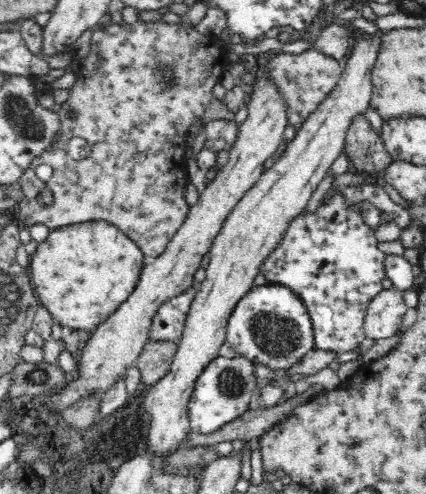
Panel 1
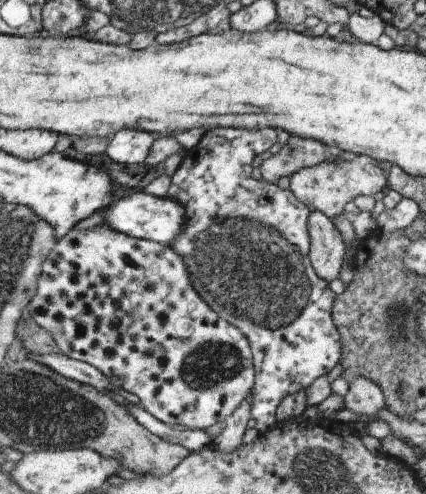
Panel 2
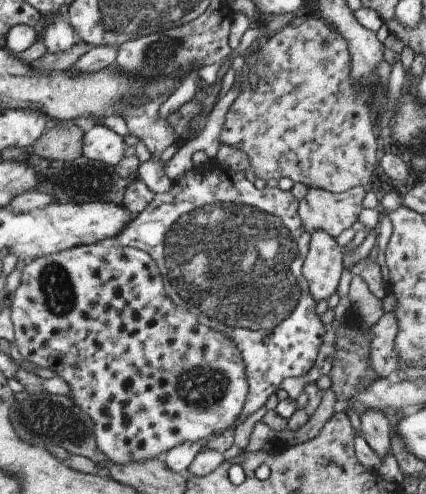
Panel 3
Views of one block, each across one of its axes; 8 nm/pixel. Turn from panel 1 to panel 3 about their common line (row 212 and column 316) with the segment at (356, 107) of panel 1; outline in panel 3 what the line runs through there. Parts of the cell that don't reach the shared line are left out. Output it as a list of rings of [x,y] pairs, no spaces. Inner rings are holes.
[[[317,230],[313,234],[313,242],[309,248],[311,252],[303,268],[303,274],[311,284],[309,290],[319,302],[329,300],[329,296],[337,292],[341,274],[347,268],[345,250],[327,230]]]

